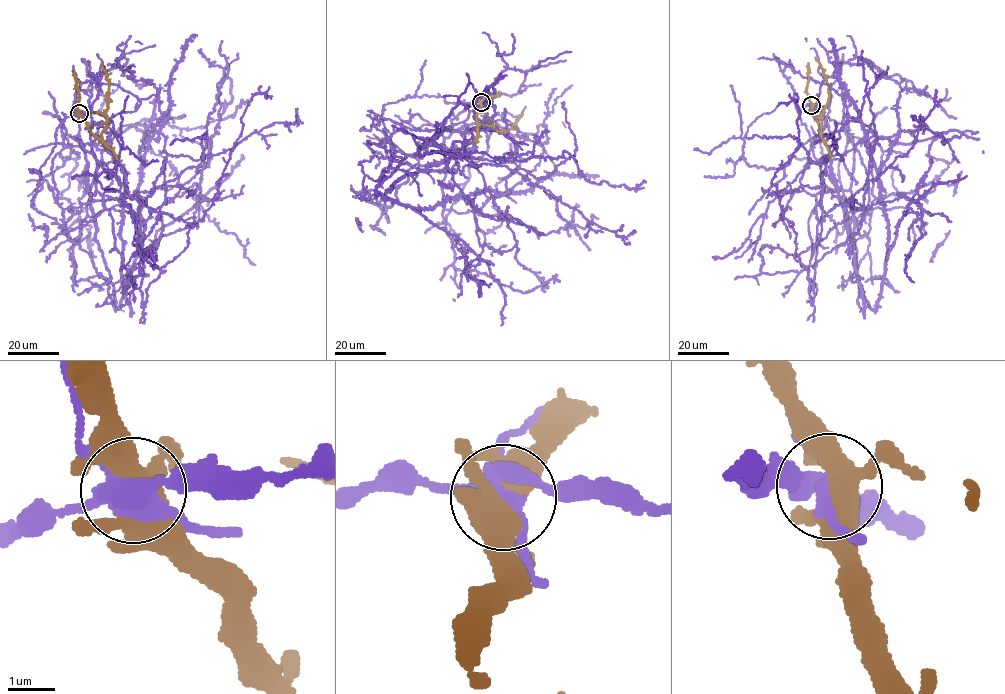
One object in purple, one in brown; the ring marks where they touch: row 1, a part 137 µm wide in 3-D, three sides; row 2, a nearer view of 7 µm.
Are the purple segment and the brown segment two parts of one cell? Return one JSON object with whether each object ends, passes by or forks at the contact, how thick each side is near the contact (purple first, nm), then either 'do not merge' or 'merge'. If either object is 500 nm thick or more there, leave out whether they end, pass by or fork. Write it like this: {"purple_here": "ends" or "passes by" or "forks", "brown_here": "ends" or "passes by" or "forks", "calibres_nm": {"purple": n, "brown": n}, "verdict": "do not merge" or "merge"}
{"calibres_nm": {"purple": 400, "brown": 500}, "verdict": "merge"}

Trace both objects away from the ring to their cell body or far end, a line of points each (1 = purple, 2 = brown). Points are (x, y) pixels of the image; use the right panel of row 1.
1: (811, 105), (855, 219), (848, 142), (850, 188), (815, 194), (812, 305), (771, 182), (799, 109), (777, 105)
2: (811, 105), (820, 132), (828, 85), (815, 57)

